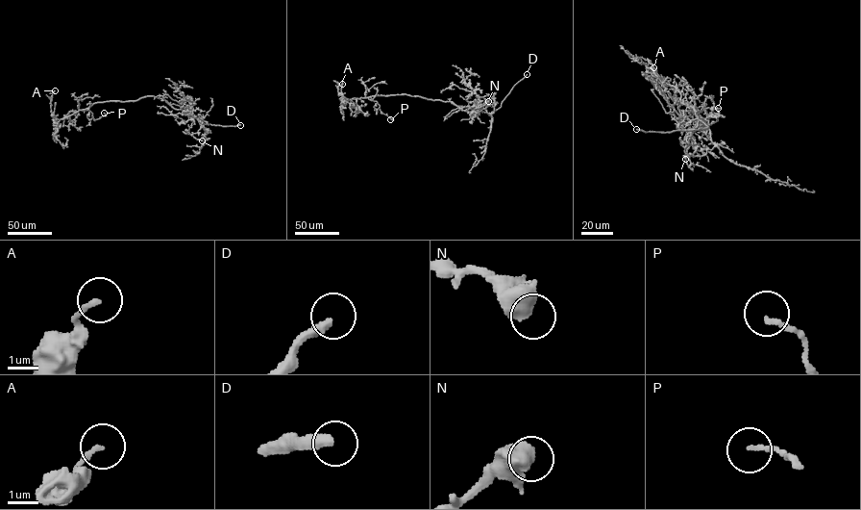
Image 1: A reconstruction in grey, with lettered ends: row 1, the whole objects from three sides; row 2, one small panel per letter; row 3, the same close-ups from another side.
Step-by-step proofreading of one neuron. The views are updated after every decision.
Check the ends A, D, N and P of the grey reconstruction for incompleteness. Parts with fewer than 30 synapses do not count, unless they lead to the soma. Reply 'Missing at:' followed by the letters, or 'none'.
Missing at: D

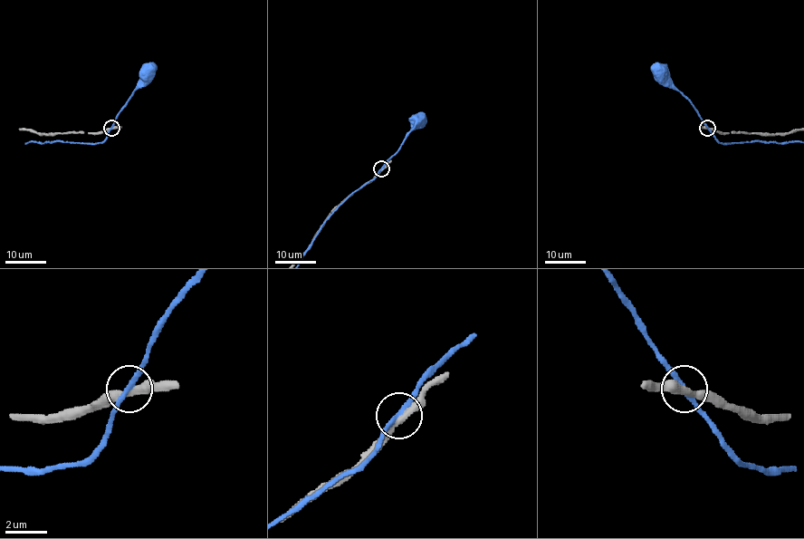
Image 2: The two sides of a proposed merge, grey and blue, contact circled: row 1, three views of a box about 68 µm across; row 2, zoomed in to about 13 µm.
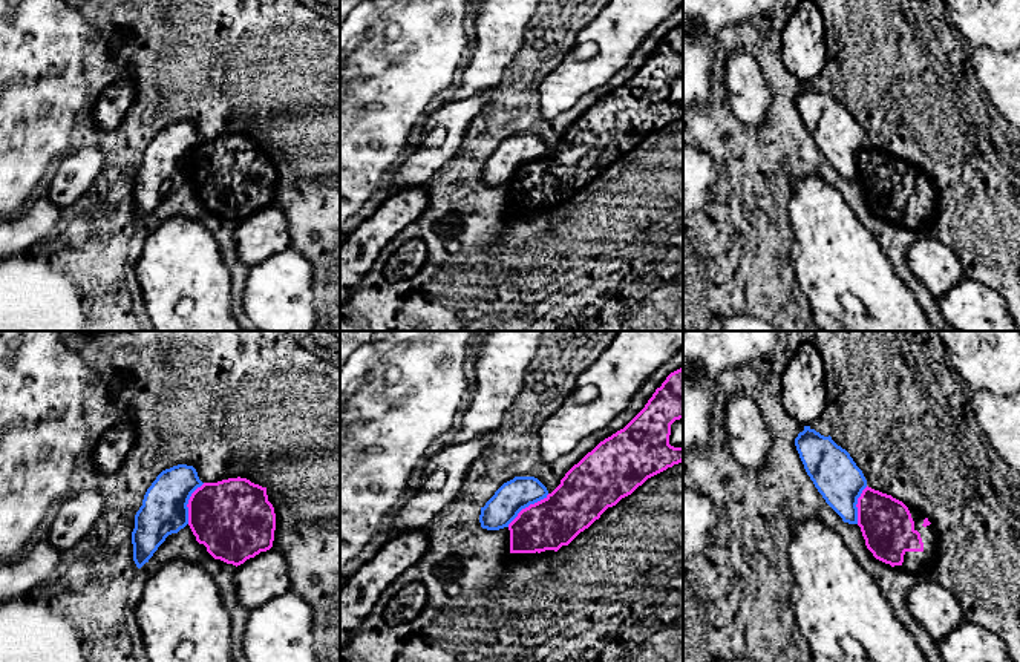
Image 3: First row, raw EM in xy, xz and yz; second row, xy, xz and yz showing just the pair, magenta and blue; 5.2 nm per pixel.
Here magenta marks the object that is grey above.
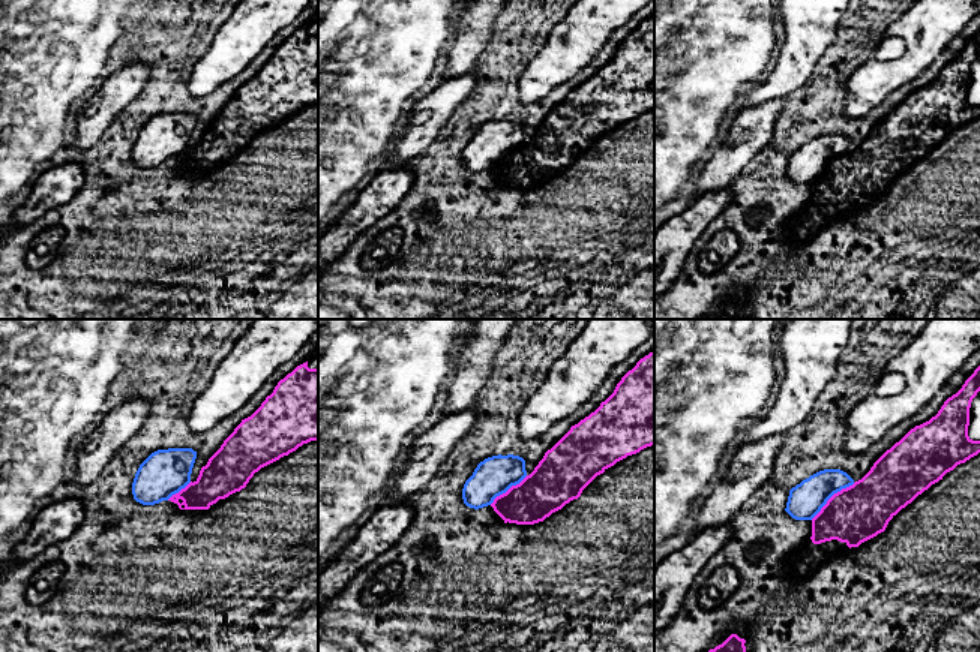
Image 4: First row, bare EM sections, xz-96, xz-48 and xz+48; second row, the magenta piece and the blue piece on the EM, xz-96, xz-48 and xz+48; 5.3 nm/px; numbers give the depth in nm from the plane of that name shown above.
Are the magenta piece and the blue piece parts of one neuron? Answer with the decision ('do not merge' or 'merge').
do not merge

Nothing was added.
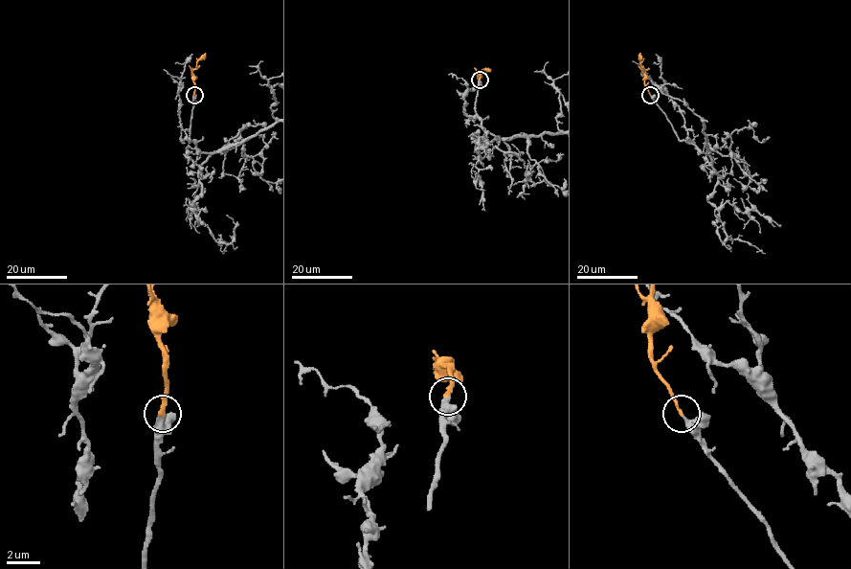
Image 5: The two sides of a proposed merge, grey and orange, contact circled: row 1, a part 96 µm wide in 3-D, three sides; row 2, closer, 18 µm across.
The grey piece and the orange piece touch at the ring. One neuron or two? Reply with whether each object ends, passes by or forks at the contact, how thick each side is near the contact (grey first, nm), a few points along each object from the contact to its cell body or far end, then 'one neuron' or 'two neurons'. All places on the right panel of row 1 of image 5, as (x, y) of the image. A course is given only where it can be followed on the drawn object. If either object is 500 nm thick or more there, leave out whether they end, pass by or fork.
grey ends; orange ends; calibres 320 and 240 nm; course orange (650, 94), (645, 87), (645, 71), (640, 65), (640, 53); one neuron

